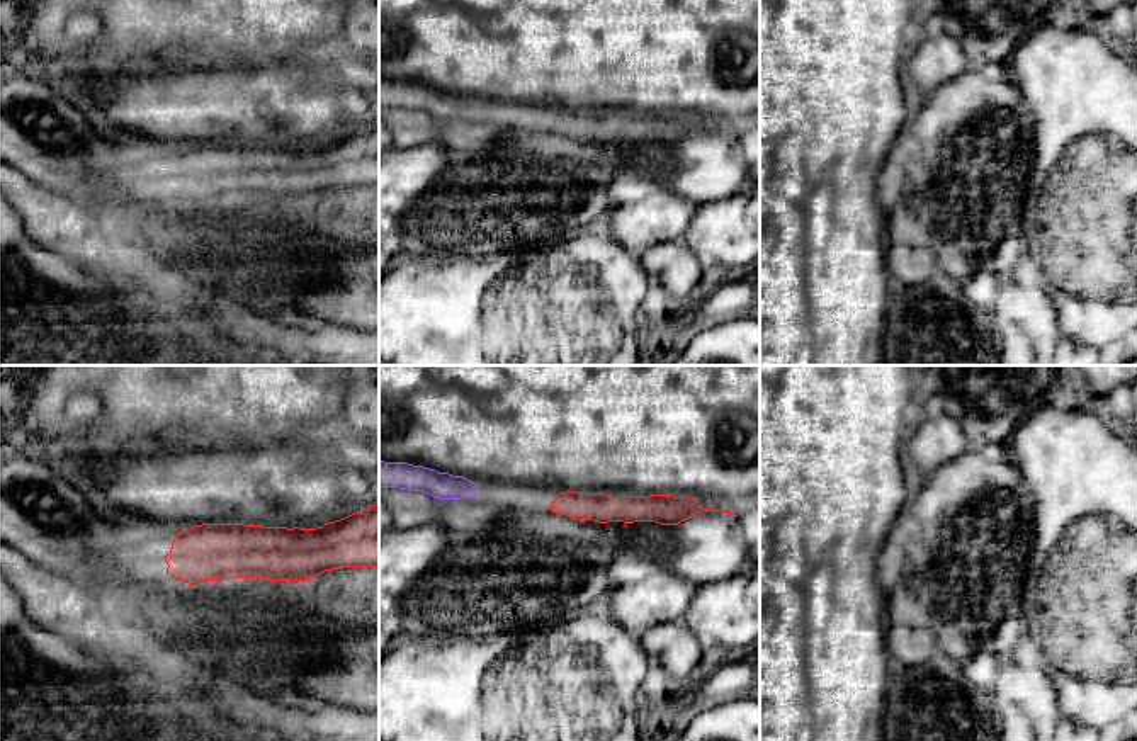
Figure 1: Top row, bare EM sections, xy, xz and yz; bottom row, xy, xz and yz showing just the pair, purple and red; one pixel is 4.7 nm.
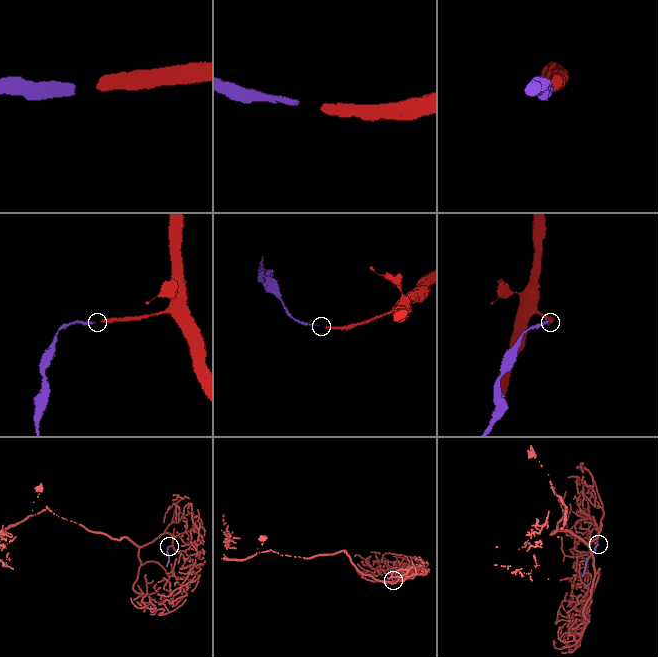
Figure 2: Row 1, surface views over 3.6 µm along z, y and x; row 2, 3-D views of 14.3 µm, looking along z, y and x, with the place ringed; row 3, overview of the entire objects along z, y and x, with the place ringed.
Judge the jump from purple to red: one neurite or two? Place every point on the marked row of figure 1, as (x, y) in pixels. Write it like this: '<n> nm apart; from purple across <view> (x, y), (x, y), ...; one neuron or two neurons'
360 nm apart; from purple across xz (476, 488), (549, 505); one neuron

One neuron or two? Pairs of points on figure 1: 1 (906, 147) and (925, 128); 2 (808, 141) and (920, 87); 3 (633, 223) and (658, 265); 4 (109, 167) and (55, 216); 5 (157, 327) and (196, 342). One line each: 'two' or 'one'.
1: two
2: two
3: one
4: one
5: one

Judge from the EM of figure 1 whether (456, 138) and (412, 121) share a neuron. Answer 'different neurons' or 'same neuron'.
same neuron

